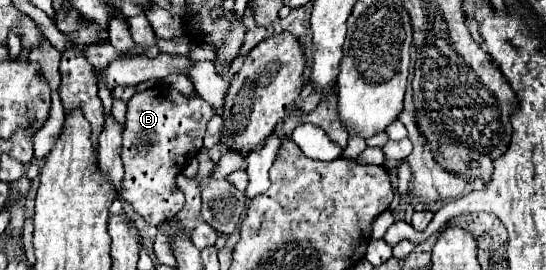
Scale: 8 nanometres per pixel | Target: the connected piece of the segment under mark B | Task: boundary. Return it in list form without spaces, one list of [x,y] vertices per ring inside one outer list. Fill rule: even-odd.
[[[157,84],[145,92],[137,92],[127,102],[121,152],[125,176],[119,188],[119,196],[127,200],[133,210],[145,218],[145,222],[157,226],[183,208],[185,196],[177,188],[175,178],[203,148],[205,126],[211,116],[213,110],[201,96],[185,98],[177,90],[171,90],[163,84]]]

